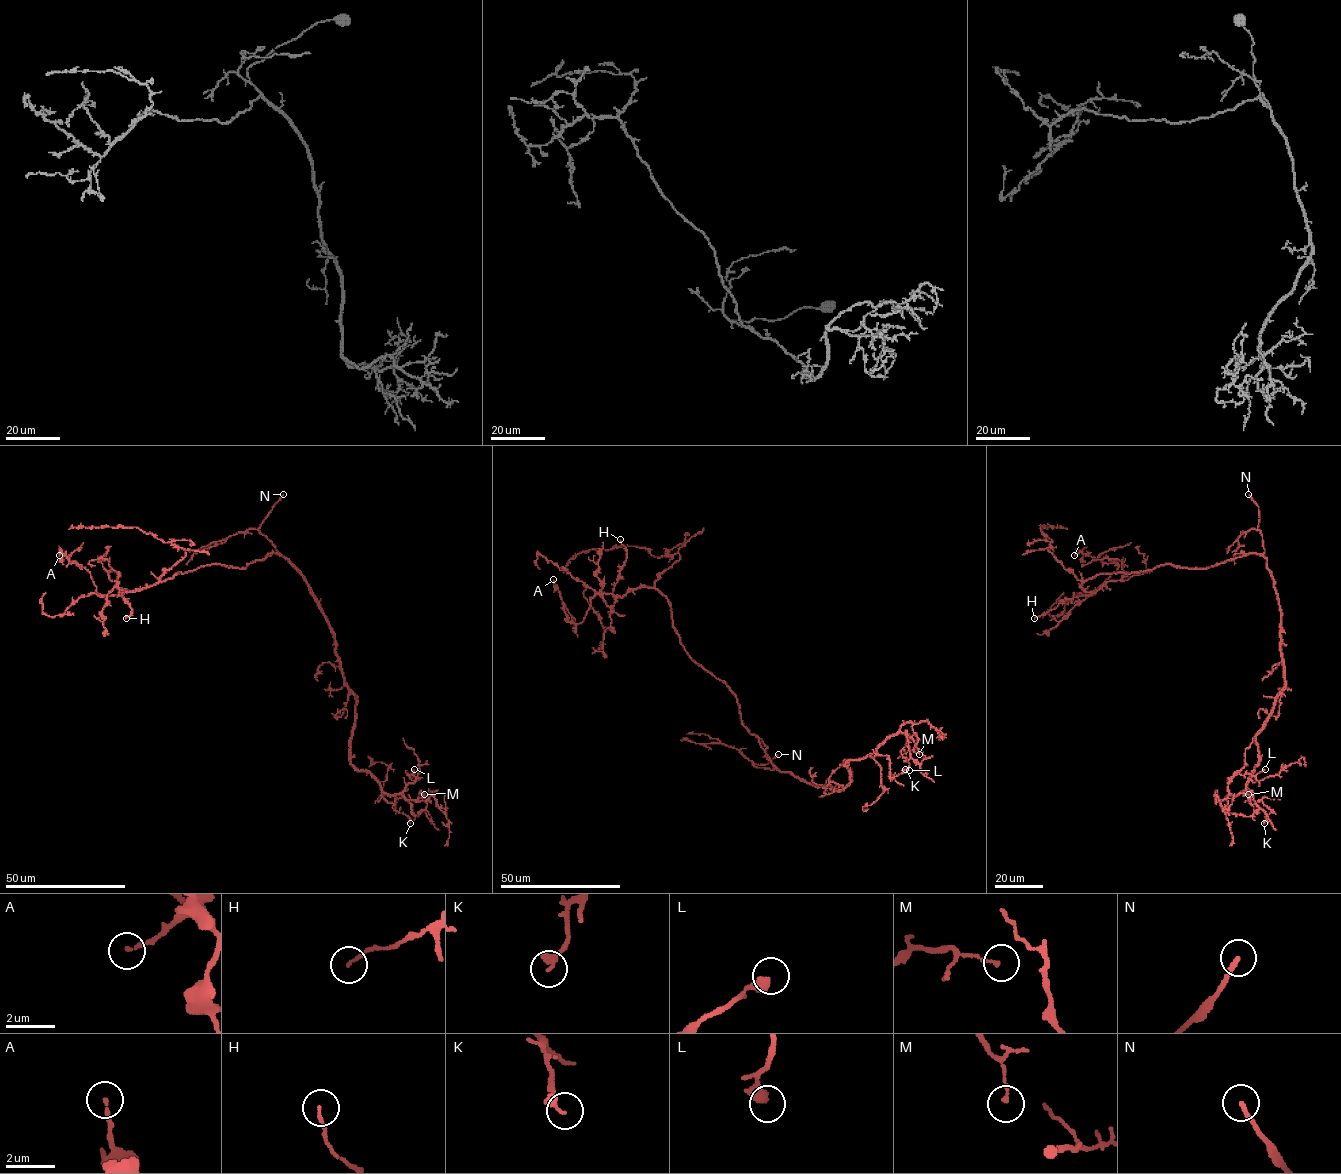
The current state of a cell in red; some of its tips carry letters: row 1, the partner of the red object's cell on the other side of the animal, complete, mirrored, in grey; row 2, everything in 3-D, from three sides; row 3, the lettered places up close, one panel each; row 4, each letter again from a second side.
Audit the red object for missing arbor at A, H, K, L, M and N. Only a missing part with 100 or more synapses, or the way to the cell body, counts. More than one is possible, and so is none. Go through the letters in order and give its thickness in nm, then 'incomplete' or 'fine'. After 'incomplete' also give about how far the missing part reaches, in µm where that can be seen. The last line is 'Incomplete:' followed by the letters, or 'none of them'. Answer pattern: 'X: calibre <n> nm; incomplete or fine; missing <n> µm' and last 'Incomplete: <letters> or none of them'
A: calibre 160 nm; fine
H: calibre 110 nm; fine
K: calibre 300 nm; fine
L: calibre 440 nm; fine
M: calibre 130 nm; fine
N: calibre 180 nm; incomplete; missing 15 µm
Incomplete: N

